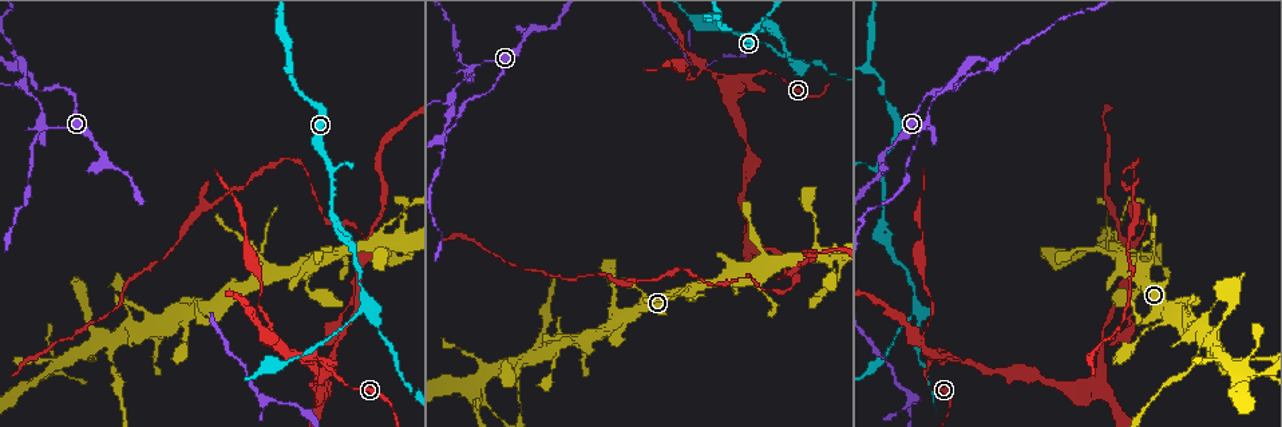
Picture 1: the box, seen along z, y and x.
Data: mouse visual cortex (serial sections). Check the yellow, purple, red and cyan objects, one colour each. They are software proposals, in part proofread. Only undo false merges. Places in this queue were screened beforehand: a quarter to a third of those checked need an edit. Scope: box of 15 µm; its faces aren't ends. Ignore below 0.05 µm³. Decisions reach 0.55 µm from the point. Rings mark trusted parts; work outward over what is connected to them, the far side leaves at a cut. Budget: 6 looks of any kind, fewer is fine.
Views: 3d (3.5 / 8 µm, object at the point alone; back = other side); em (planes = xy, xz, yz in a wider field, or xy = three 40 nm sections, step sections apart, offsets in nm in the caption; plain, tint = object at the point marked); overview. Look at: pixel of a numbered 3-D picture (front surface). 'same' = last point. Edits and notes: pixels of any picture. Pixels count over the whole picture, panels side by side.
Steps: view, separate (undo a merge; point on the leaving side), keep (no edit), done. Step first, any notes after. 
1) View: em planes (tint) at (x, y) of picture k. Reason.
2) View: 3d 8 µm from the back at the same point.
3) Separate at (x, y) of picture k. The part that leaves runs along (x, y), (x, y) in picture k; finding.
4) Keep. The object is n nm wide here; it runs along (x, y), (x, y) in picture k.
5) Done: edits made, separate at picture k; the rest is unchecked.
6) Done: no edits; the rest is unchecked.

View: 3d 3.5 µm at (332, 163) of picture 1. Three-way junction.

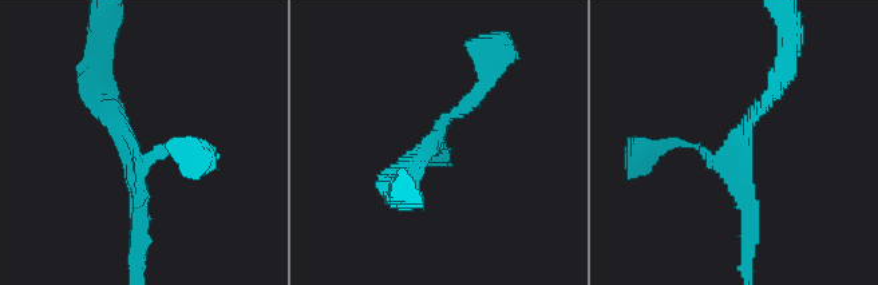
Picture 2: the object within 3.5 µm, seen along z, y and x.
View: em xy step 3 (tint) at (131, 149) of picture 2. 3 arms meet here; the arms are 100, 200, 200 nm wide; shape alone is not enough.

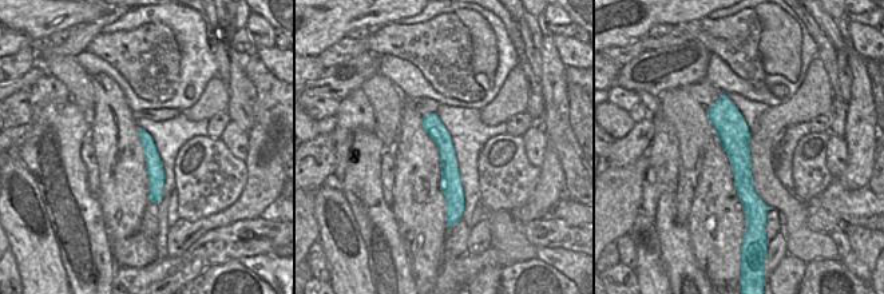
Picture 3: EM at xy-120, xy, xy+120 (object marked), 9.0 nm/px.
View: em xy step 5 (tint) at the same point. Cut it another way.

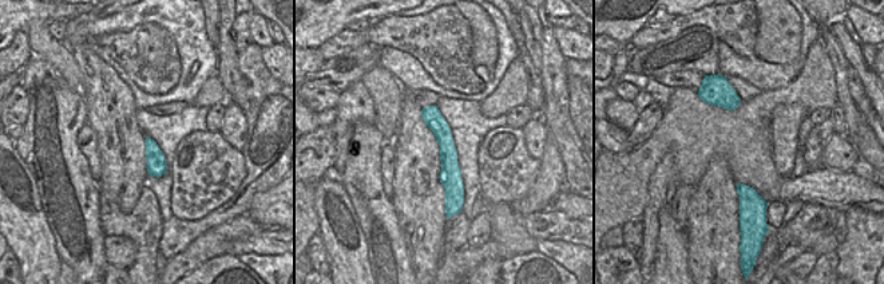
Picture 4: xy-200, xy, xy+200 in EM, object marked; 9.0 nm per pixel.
Keep. It runs along (93, 79), (134, 149), (138, 240) in picture 2; continuous, no second cell.

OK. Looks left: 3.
View: 3d 3.5 µm from the back at (362, 305) of picture 1. Thick turns thin.

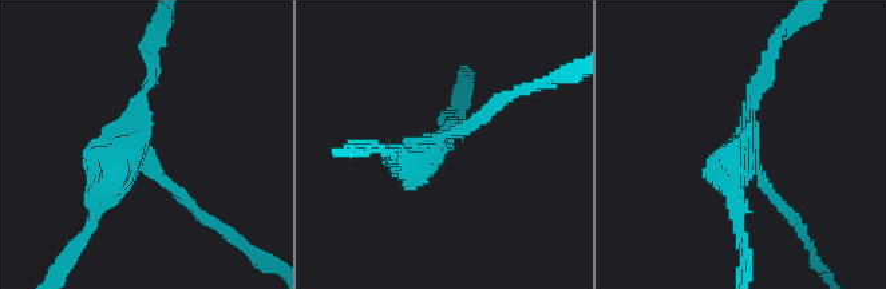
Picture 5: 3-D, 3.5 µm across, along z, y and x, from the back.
View: em xy step 1 (tint) at (433, 143) of picture 5. 3 arms meet here; the arms are 150, 200, 300 nm wide.

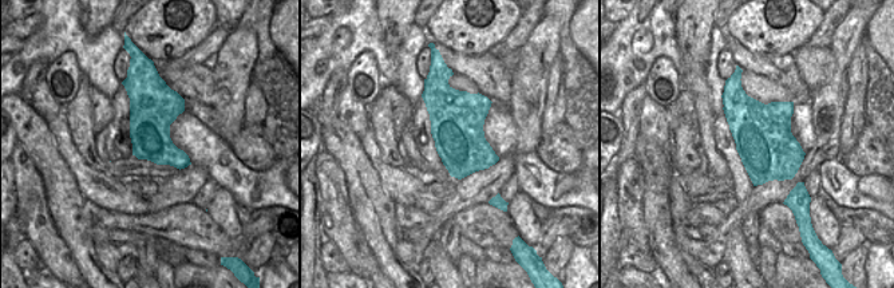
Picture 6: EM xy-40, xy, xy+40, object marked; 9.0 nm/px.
View: em xy step 2 (tint) at the same point. Cut it another way.

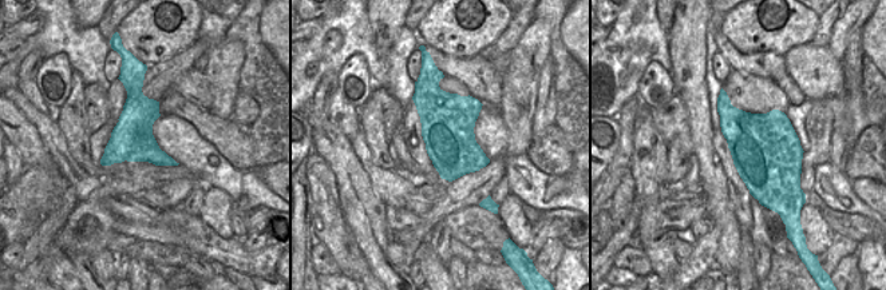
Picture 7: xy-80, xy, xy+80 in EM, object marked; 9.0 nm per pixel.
Separate at (482, 121) of picture 5. The object is 480 nm wide here; the part that leaves runs along (450, 135), (517, 90), (549, 80) in picture 5; a second cell is stuck on.

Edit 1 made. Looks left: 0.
Done: edits made, separate at picture 5; the rest is unchecked.

